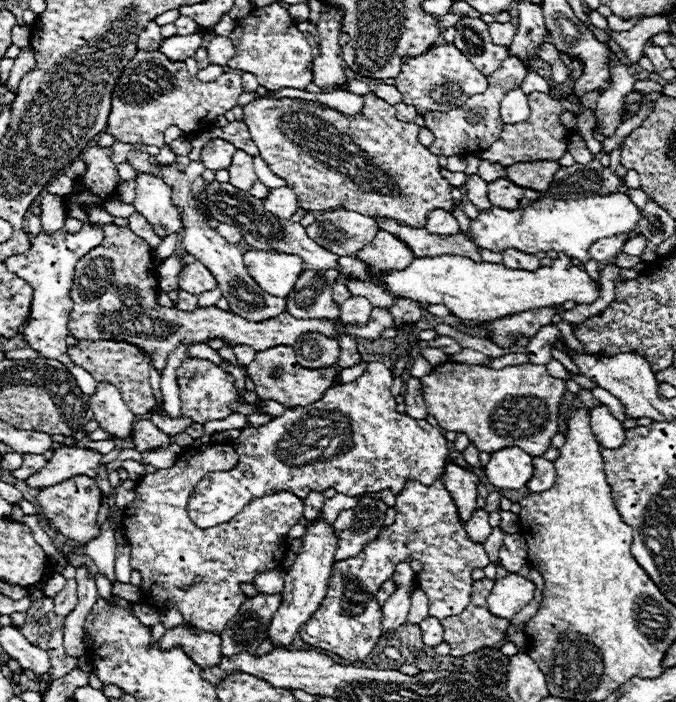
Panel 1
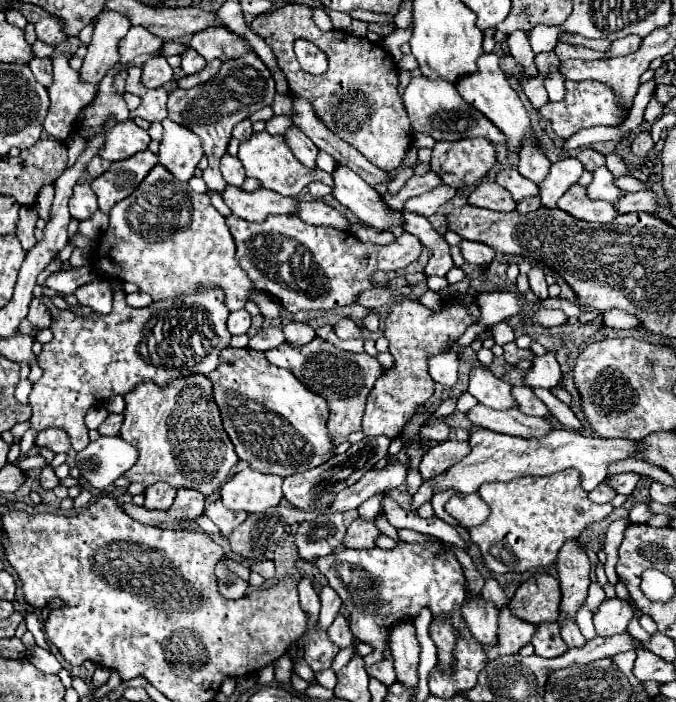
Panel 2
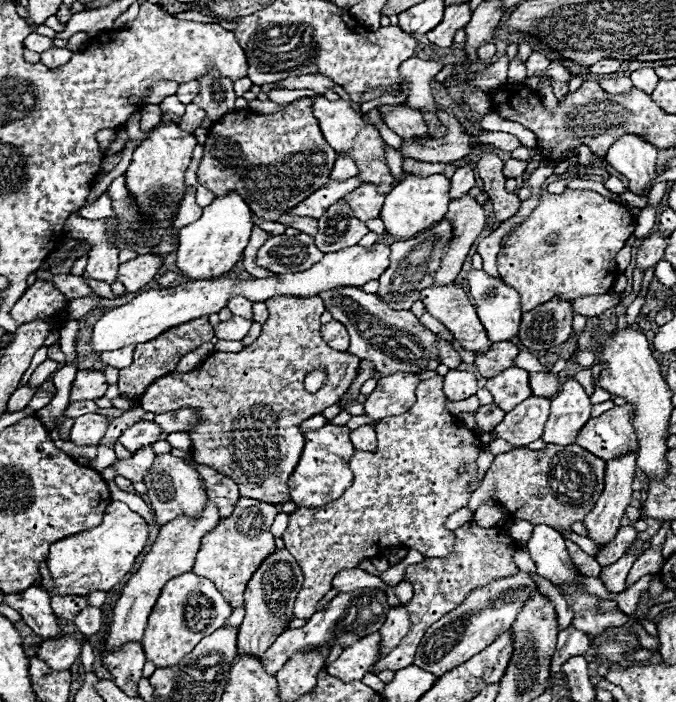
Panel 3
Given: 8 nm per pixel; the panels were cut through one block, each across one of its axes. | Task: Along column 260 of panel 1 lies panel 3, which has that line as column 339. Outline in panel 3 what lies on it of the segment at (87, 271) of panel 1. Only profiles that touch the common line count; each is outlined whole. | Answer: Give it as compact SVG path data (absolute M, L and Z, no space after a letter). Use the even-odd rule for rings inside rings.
M332 320L328 324L322 324L322 340L328 342L334 350L346 350L350 346L350 336L344 324Z

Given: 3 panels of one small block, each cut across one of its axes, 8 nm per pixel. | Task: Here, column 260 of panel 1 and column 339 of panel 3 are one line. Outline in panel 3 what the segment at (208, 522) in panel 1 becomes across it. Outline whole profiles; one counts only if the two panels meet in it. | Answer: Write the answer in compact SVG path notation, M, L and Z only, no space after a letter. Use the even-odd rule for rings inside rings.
M330 422L318 430L308 430L304 434L304 438L306 438L304 452L300 456L296 470L292 472L292 476L288 480L290 496L296 506L302 506L302 508L324 506L324 504L340 498L340 494L352 484L352 470L350 470L348 462L354 454L354 446L348 436L350 436L350 428L334 426Z

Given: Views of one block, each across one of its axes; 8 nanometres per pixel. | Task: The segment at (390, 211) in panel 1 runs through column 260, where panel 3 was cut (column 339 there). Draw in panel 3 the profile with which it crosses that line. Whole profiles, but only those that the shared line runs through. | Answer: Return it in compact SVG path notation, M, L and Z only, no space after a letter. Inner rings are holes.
M316 96L312 110L314 110L314 116L316 116L318 122L320 122L320 128L322 128L322 134L324 134L324 138L326 138L326 142L336 150L336 154L338 154L338 156L350 156L350 158L356 162L356 166L358 166L358 174L356 174L356 176L358 176L364 184L372 182L374 186L380 186L380 194L386 196L386 194L392 190L392 186L394 186L394 178L392 178L392 174L390 174L390 170L388 170L388 164L386 164L386 144L384 144L384 140L380 138L378 128L376 128L372 122L364 120L350 104L348 104L346 100L342 100L342 98L330 102L330 100L326 100L324 96Z

